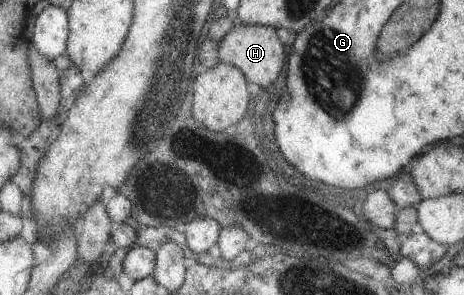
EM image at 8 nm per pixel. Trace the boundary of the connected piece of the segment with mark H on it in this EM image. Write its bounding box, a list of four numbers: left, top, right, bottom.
[208,16,286,88]

